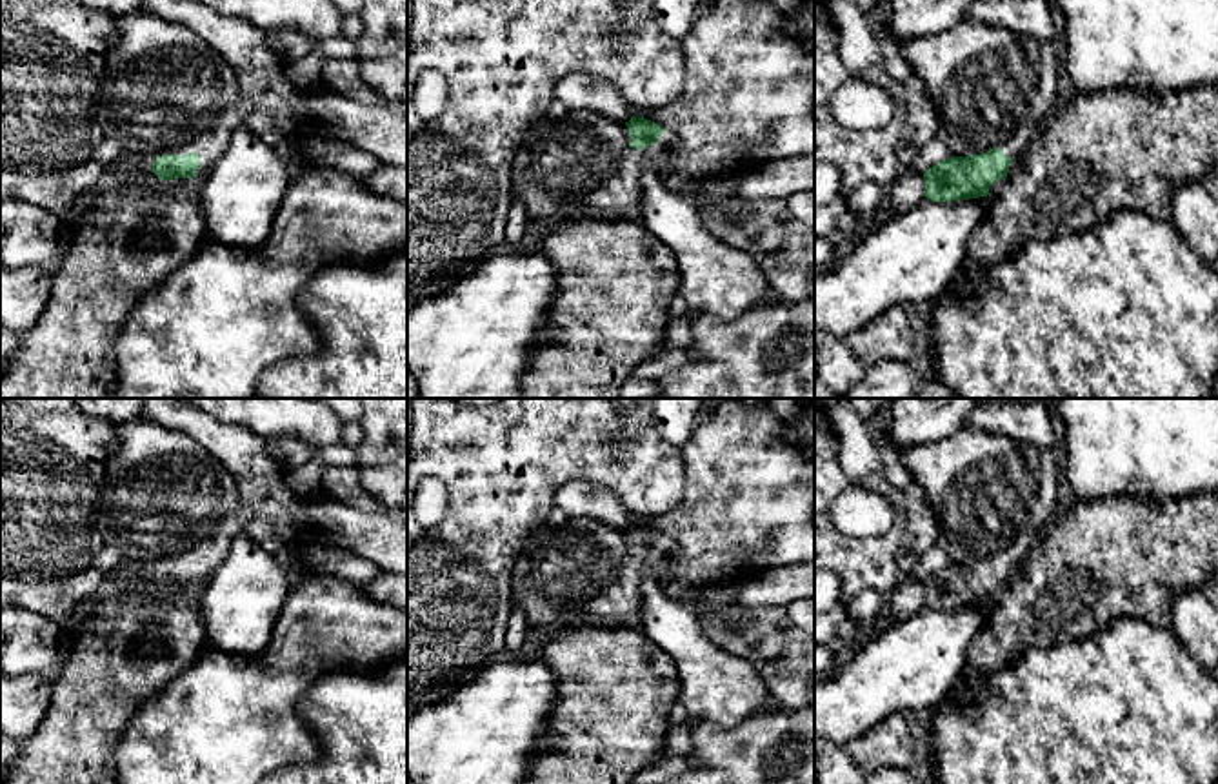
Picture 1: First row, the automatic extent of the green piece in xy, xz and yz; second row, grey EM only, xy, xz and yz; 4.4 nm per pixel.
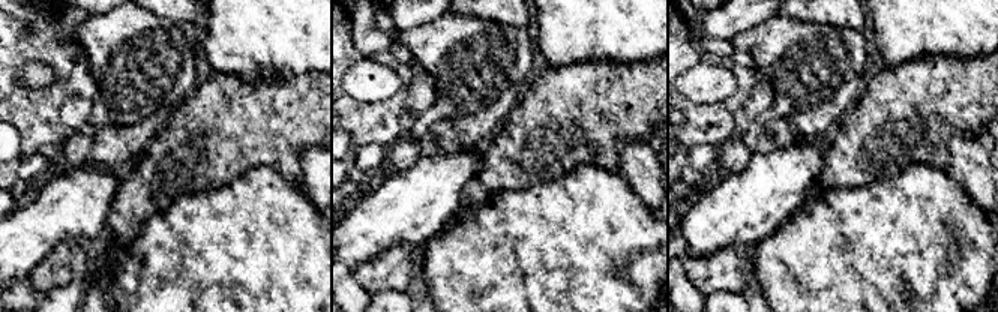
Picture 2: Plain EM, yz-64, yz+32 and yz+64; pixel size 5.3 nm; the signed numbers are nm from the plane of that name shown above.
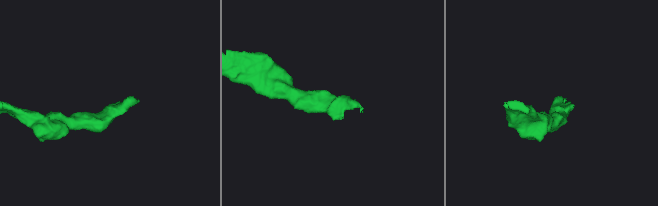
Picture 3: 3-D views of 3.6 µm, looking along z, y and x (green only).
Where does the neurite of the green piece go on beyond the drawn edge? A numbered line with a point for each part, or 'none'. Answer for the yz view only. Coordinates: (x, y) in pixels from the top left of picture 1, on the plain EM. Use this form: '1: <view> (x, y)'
1: yz (1015, 553)

